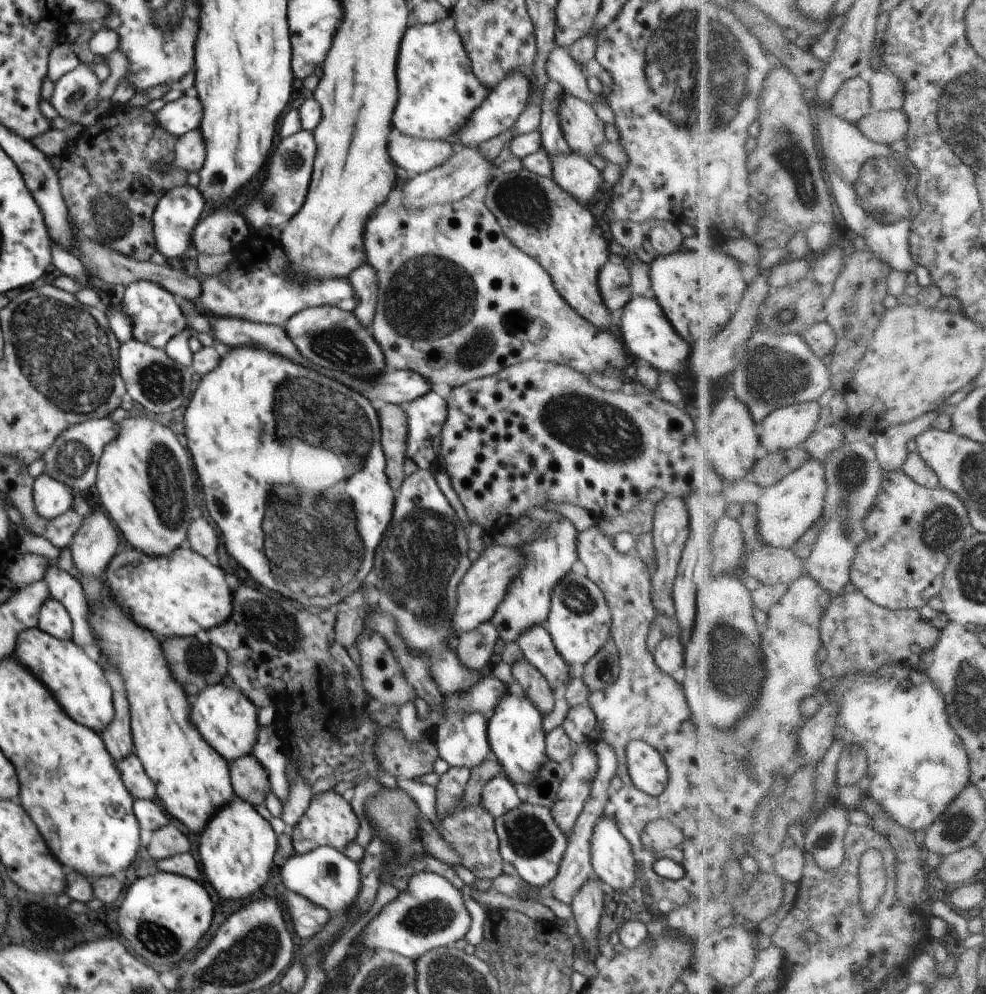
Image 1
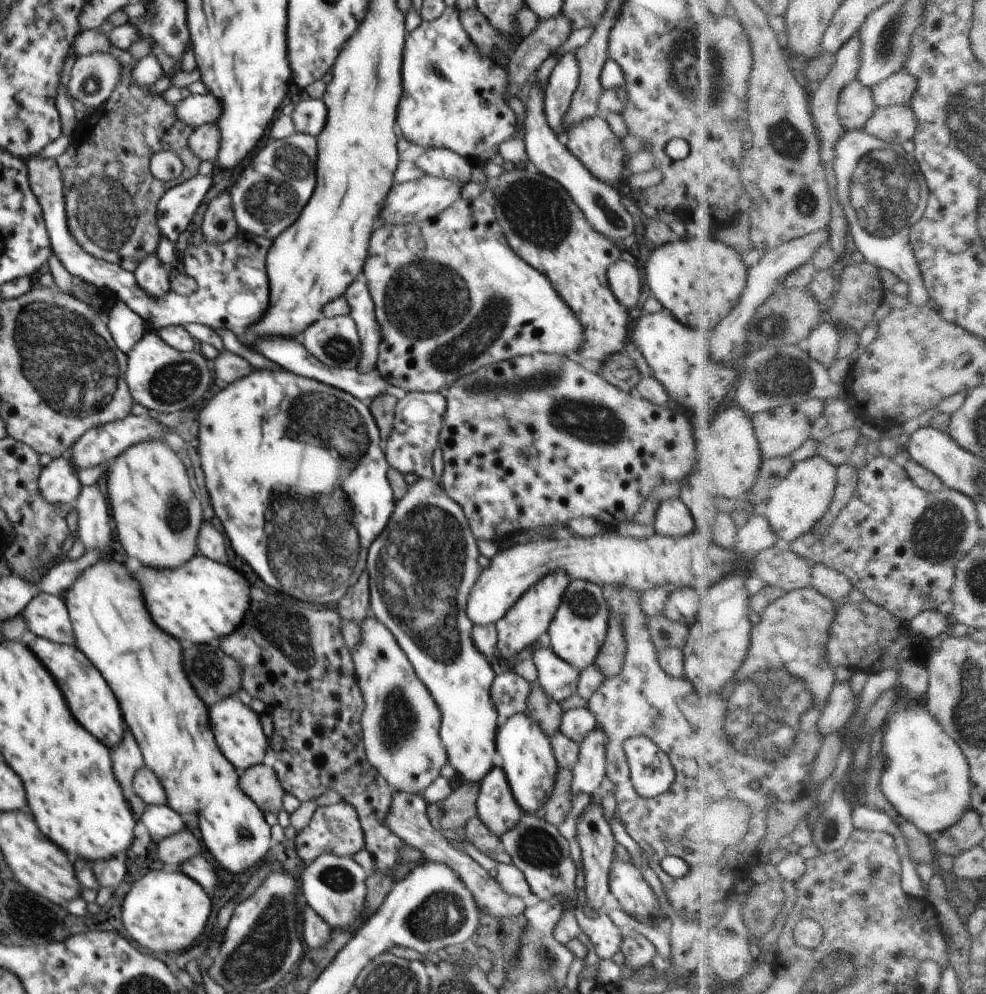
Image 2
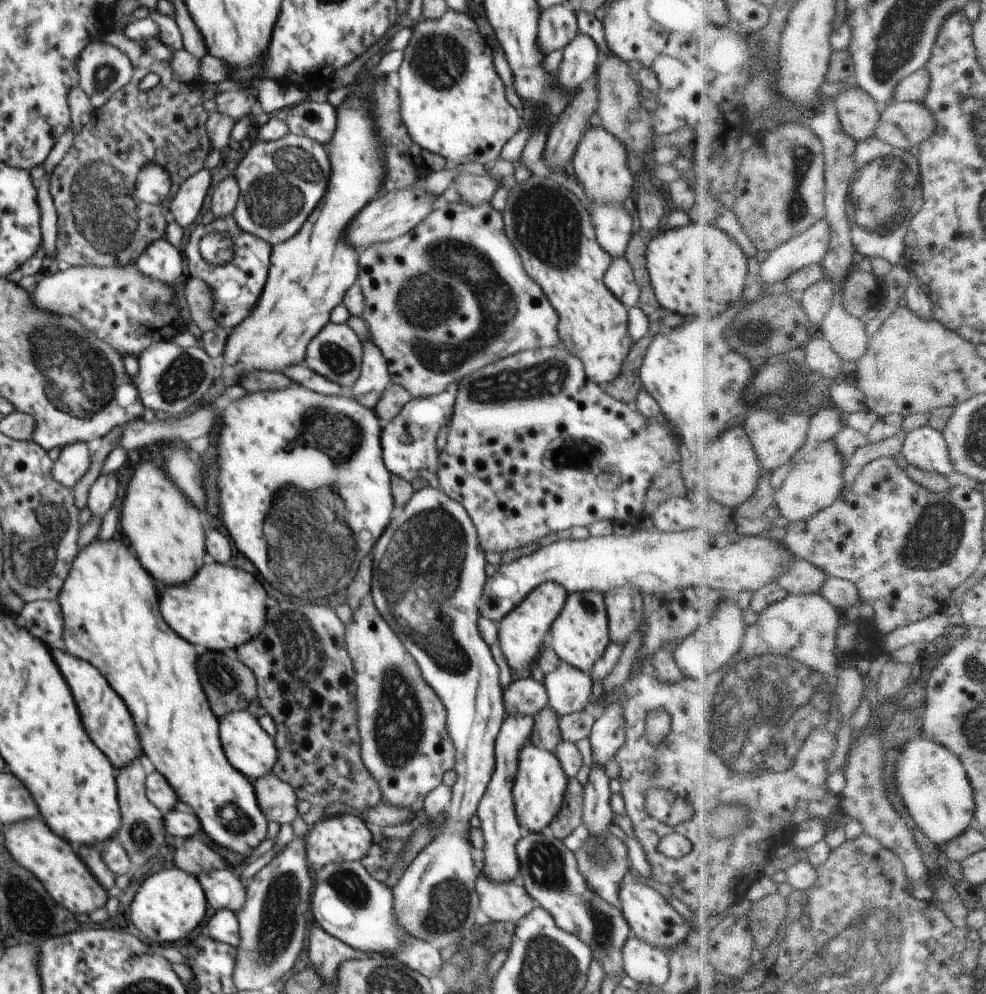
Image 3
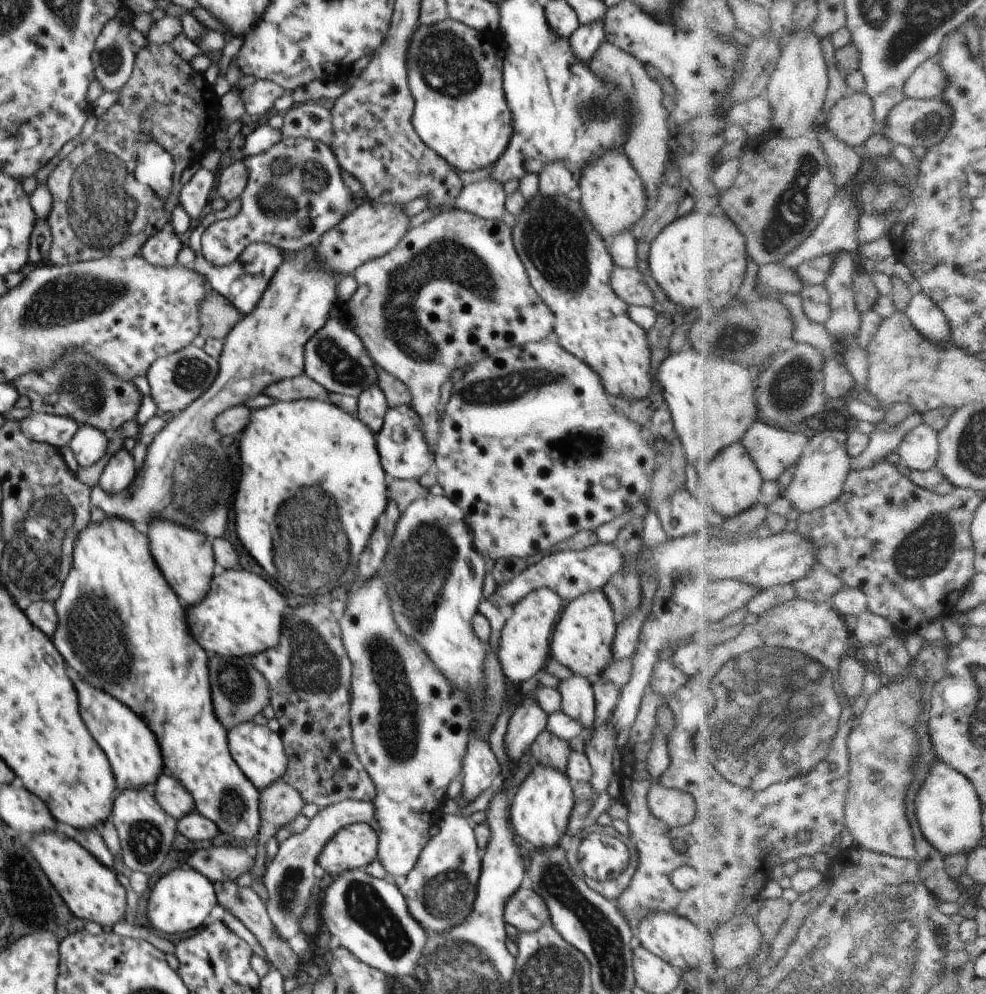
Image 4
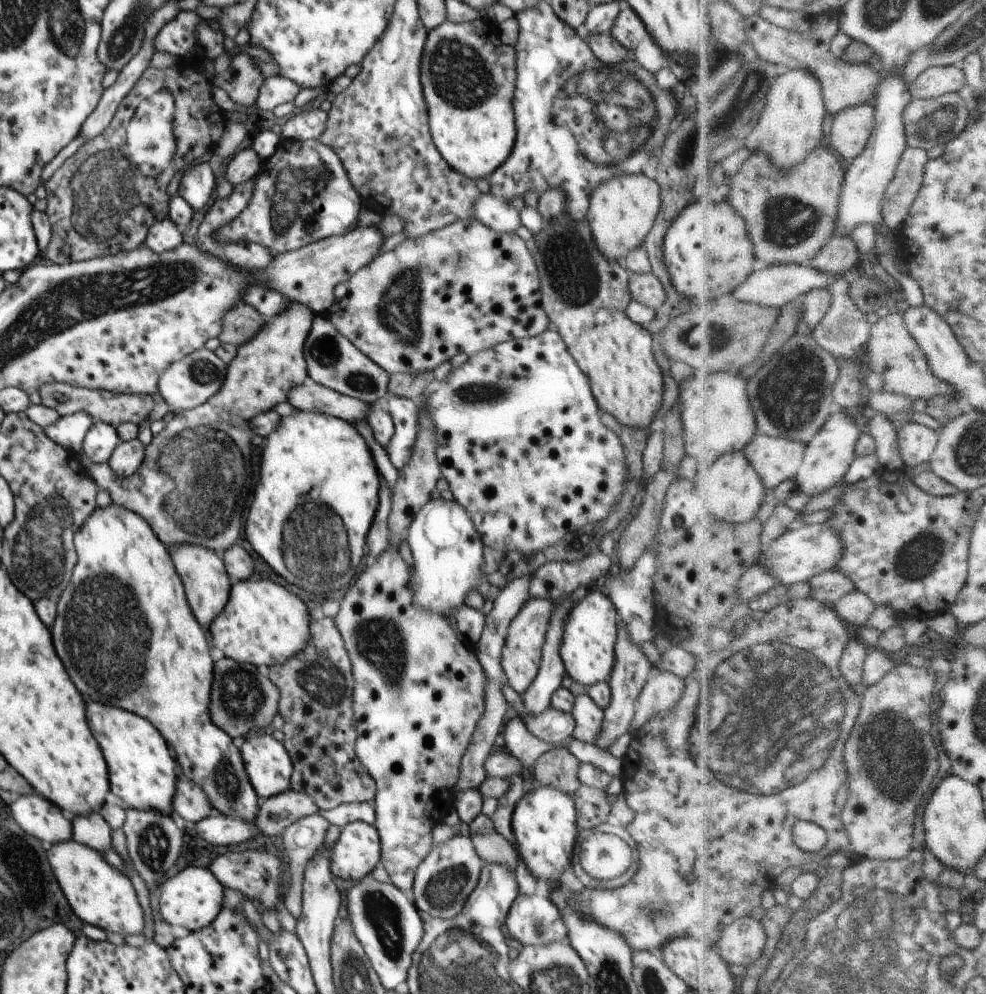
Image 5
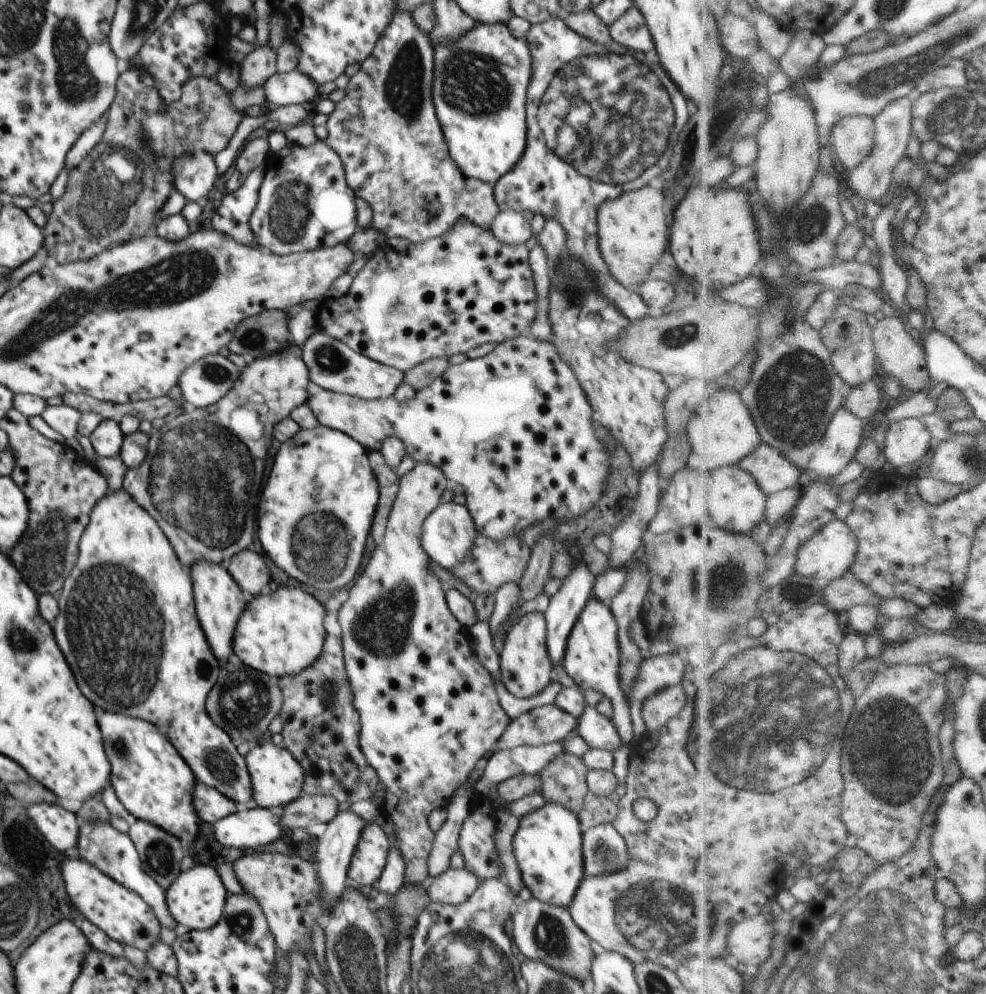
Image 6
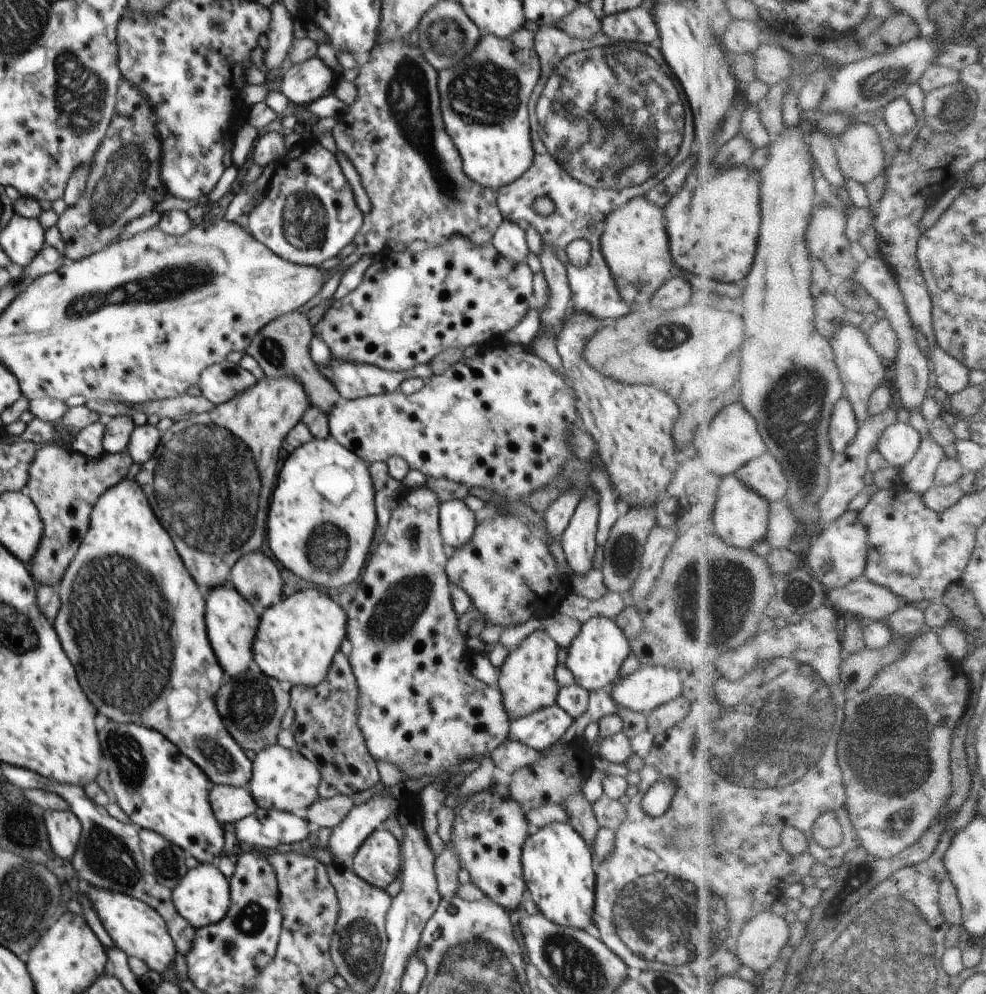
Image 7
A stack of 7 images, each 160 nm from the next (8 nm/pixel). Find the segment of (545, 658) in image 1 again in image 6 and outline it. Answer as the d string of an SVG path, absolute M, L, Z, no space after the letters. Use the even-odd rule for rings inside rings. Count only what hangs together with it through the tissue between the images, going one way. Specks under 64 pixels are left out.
M587 705L577 720L576 732L587 742L590 749L602 749L612 753L623 745L613 722L590 705Z

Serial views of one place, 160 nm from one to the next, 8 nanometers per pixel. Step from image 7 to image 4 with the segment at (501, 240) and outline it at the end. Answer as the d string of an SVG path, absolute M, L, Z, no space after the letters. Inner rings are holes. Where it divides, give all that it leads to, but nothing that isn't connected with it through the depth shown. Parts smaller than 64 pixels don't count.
M490 177L465 185L457 199L457 208L488 220L502 220L506 212L504 185Z

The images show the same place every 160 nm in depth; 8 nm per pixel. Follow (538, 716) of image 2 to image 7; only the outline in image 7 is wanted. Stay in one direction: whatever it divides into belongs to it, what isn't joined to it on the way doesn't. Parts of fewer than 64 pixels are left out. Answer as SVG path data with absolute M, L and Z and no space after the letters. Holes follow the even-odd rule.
M581 793L574 794L562 802L564 810L568 812L568 823L579 833L588 846L594 842L594 835L600 828L591 808L591 802Z

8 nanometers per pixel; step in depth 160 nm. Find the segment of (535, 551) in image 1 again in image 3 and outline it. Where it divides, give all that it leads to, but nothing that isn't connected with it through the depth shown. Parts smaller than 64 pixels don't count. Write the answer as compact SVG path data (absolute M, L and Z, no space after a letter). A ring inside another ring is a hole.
M542 583L498 623L501 650L513 671L526 670L537 663L544 649L544 636L551 631L552 623L564 608L568 595L567 590L558 583Z

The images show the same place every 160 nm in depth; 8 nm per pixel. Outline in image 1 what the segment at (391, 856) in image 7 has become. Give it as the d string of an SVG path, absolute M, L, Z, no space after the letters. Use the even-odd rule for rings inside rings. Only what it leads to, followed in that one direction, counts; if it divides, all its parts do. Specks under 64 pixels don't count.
M326 791L312 796L308 810L303 814L300 822L289 830L294 850L303 855L315 848L328 845L336 850L345 852L345 848L355 842L360 821L356 817L349 802L342 795L334 791Z

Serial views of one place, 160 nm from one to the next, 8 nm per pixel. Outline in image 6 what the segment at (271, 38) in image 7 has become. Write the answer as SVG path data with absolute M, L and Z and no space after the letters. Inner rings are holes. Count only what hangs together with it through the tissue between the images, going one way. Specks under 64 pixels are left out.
M268 43L255 47L240 63L240 85L247 89L263 85L277 72L277 52Z

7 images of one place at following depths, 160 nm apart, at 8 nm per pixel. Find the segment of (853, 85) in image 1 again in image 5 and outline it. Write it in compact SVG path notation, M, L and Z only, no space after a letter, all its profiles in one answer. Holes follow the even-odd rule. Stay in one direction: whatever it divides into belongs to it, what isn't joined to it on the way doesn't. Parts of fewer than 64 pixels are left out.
M868 103L846 109L835 120L832 148L848 161L856 161L868 148L876 126L876 104Z

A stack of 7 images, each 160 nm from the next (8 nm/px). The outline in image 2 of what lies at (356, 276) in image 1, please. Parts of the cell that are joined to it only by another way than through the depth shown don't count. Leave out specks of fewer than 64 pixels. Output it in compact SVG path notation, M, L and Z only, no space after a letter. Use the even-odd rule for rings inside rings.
M363 272L348 286L344 295L350 305L349 315L354 319L360 337L362 354L358 370L369 373L376 370L382 337L375 304Z

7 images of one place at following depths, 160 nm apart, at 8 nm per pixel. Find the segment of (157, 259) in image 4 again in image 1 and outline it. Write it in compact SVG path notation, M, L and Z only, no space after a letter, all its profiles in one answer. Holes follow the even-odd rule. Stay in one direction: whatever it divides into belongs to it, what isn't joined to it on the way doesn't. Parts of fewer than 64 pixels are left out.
M137 280L125 287L120 306L130 315L134 325L133 338L143 343L150 343L158 348L165 348L167 342L188 327L180 306L174 295L159 284L147 280Z

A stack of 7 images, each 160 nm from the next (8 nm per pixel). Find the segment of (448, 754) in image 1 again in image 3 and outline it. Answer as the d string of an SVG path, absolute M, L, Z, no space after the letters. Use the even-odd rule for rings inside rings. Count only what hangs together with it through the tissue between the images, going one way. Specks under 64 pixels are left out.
M425 487L416 492L410 497L410 500L402 507L395 508L394 515L388 526L385 528L382 538L377 540L372 555L373 555L373 577L371 580L371 595L373 603L379 610L379 613L385 618L385 621L390 625L390 628L398 635L402 644L408 649L408 652L416 659L419 669L421 670L422 678L436 691L440 700L444 703L447 710L447 731L450 738L453 740L455 746L455 765L453 770L458 776L456 783L451 788L451 803L448 809L444 812L444 820L441 823L441 832L426 845L419 855L406 867L402 873L396 886L392 887L394 897L395 915L398 917L399 923L405 928L409 935L414 935L416 938L429 942L436 950L442 951L448 948L451 944L456 944L463 936L468 936L477 927L476 912L479 909L479 896L475 887L476 879L478 878L480 870L474 865L474 859L470 855L472 844L470 838L470 830L474 825L471 825L470 818L477 814L477 806L480 799L484 796L490 779L493 777L495 771L495 740L498 736L501 724L505 721L506 712L503 705L503 688L499 682L498 665L494 661L490 653L490 647L479 631L478 619L480 618L479 604L484 592L484 585L486 582L486 559L484 559L484 551L481 549L478 542L477 530L466 512L466 509L453 498L446 496L440 488Z

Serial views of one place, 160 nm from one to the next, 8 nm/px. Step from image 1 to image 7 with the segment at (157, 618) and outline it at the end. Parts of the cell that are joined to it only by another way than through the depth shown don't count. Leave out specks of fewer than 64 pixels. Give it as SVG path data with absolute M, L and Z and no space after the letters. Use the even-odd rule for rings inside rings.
M316 588L299 590L281 602L268 606L259 616L258 630L252 644L252 654L254 654L252 660L263 674L276 681L290 682L292 686L318 686L322 680L326 680L332 658L338 650L341 650L340 644L344 638L347 638L346 614L337 604L336 599L324 592L318 592Z

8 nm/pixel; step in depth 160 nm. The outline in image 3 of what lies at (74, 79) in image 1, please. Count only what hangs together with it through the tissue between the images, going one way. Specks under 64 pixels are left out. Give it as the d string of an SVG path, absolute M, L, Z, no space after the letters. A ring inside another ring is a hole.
M94 39L81 52L77 60L79 74L79 88L85 92L95 109L104 106L112 100L122 87L125 87L133 75L133 66L129 56L118 47L112 46L108 41Z

